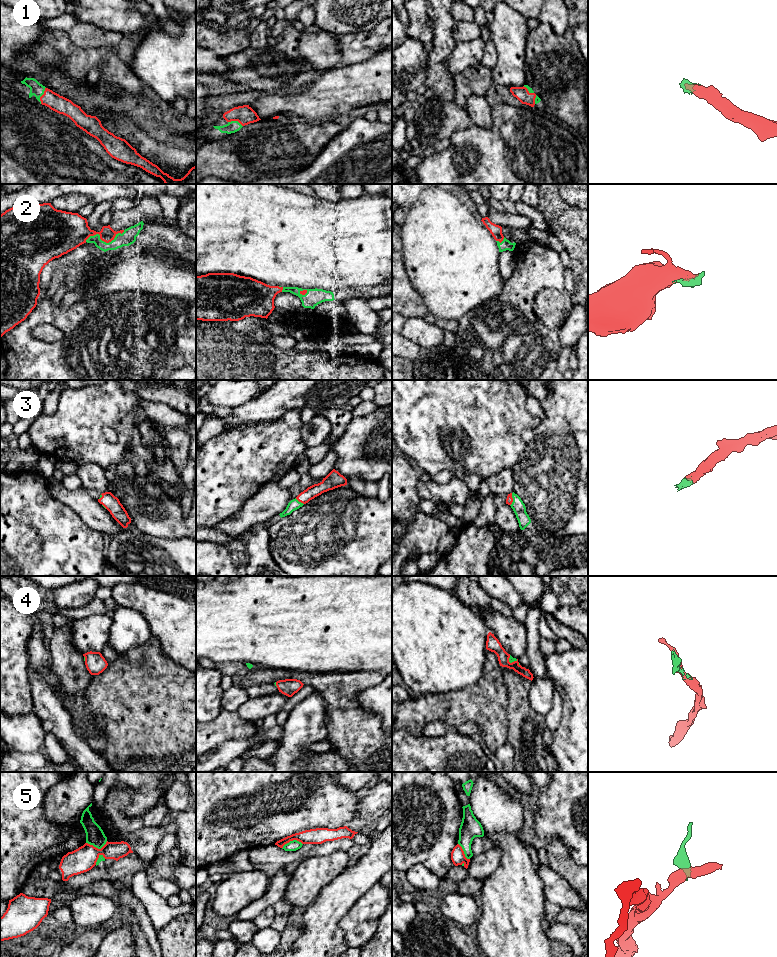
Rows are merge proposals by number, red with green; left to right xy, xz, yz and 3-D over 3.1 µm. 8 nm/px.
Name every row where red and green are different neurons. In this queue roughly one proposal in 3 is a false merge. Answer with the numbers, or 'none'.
5

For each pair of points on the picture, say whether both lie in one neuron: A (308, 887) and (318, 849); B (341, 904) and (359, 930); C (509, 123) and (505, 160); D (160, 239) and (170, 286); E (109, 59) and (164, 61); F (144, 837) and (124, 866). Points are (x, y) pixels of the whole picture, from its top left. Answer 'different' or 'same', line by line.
A: different
B: different
C: same
D: different
E: different
F: different

